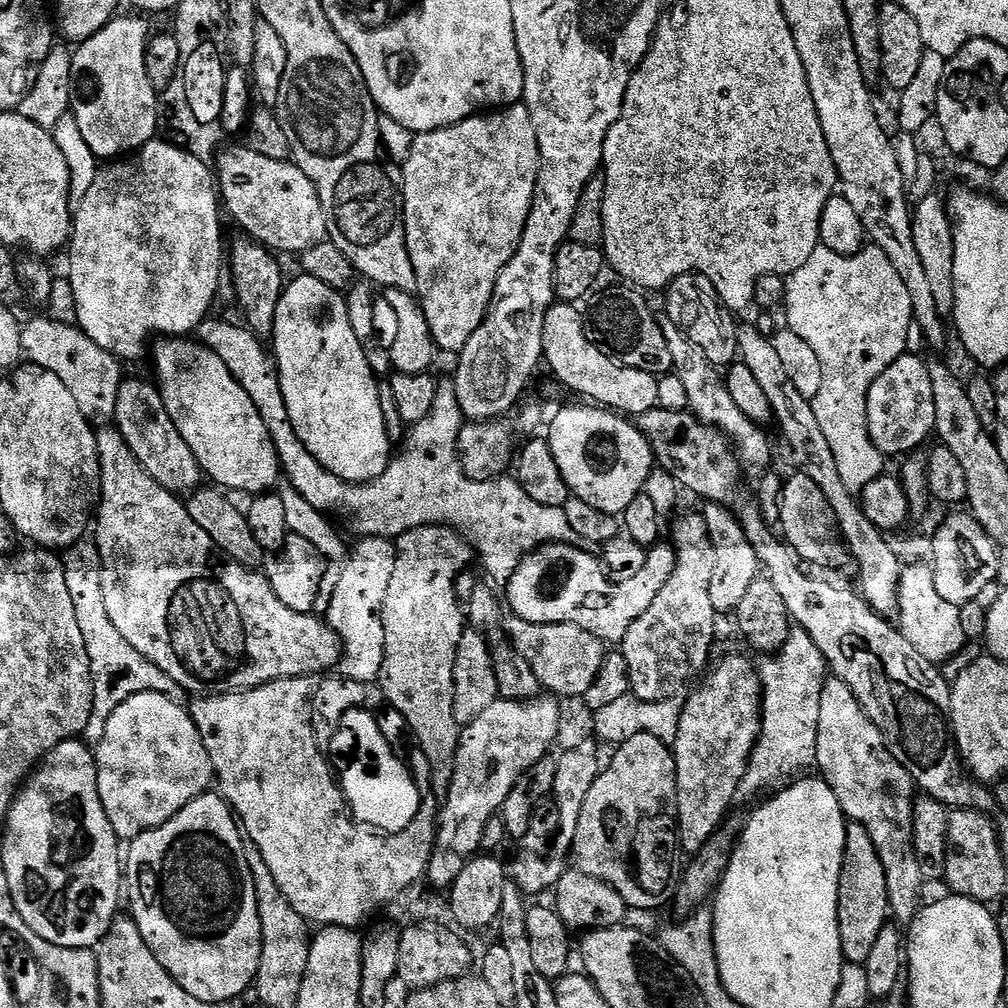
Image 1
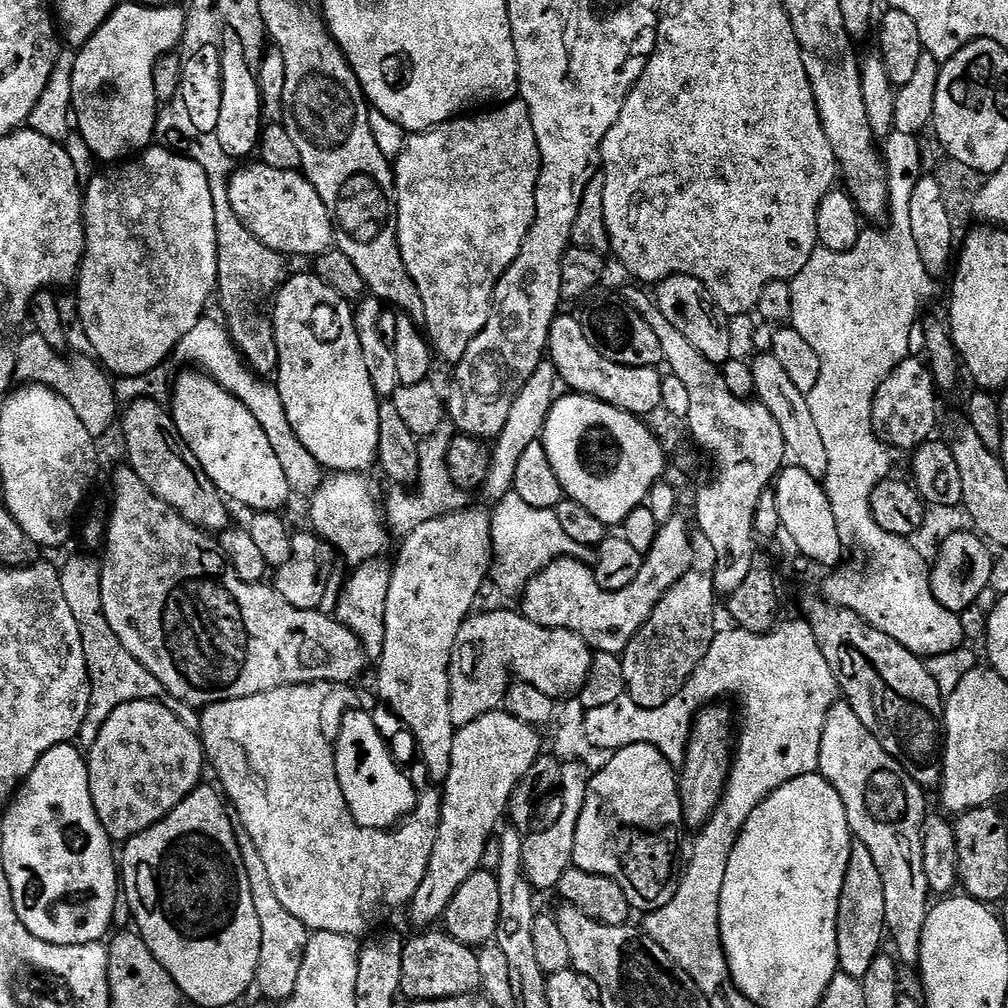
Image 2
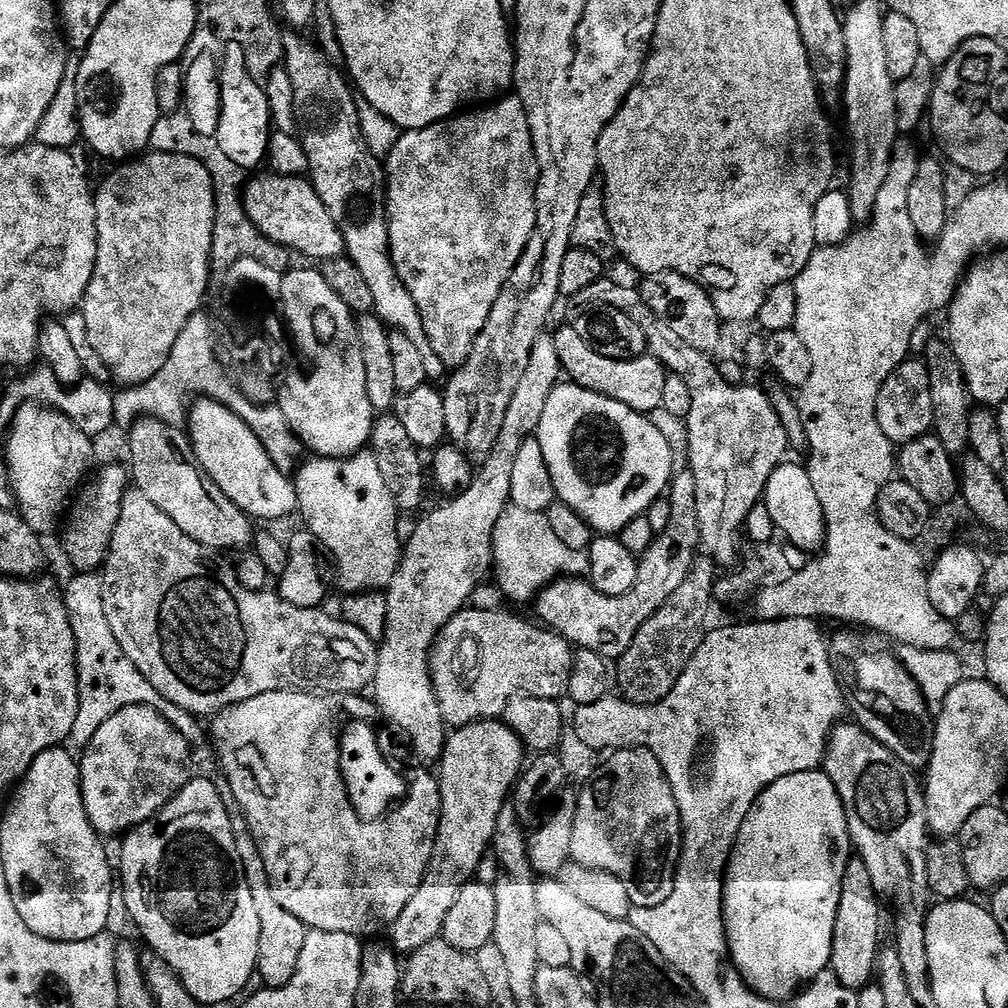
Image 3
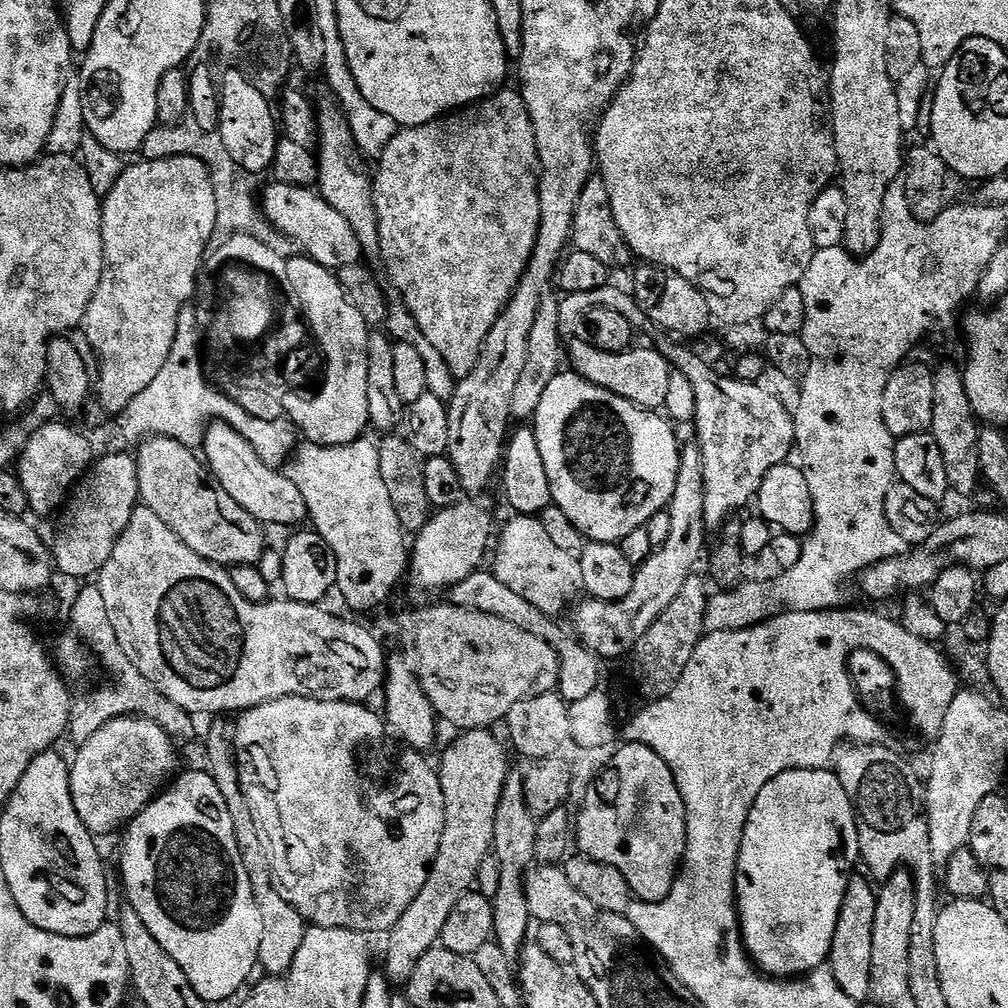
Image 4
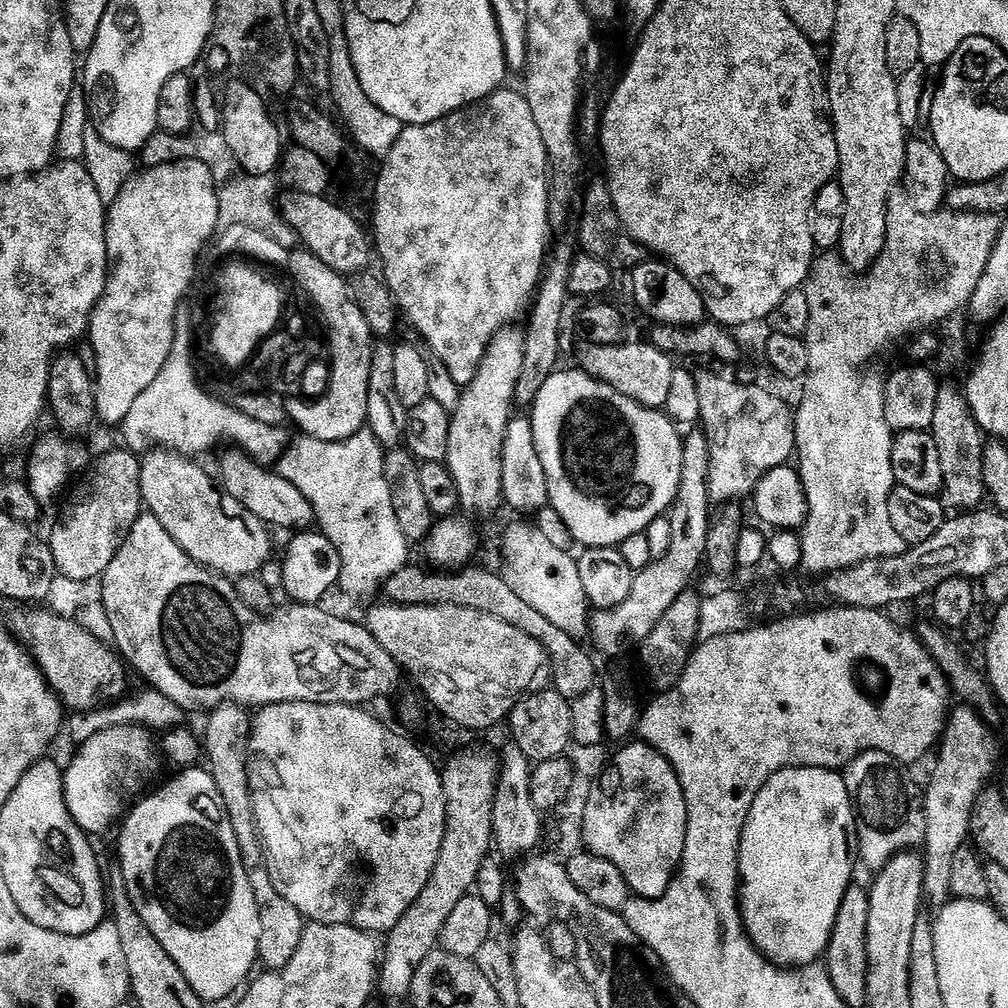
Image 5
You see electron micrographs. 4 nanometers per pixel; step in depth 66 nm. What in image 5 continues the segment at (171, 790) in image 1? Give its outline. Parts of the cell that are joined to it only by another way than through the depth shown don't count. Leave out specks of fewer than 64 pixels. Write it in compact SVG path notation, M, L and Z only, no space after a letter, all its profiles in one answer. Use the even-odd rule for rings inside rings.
M127 724L111 728L106 738L87 740L75 749L72 765L64 768L64 791L67 793L64 801L84 833L106 831L116 819L117 823L125 815L124 792L143 793L149 787L156 760L148 749L148 736L145 729ZM75 788L76 792L72 792Z

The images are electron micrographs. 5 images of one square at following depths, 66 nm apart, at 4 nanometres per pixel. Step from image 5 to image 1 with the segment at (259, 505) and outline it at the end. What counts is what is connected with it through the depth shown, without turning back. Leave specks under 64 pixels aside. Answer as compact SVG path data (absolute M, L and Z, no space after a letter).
M162 338L150 350L150 360L156 367L155 383L160 390L160 397L174 422L178 434L190 446L194 458L200 463L200 471L208 476L213 485L232 492L252 492L263 494L275 489L276 478L281 474L280 459L274 450L274 442L254 406L250 394L226 370L226 362L218 358L211 350L192 338Z

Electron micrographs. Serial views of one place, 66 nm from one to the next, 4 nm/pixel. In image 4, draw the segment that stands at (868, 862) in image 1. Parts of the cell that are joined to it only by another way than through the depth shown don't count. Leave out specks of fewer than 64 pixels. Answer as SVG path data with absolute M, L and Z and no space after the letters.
M851 877L843 896L843 908L839 911L838 924L831 940L831 954L828 967L834 974L838 986L842 987L857 1004L862 1004L871 997L870 963L873 950L874 917L877 909L877 893L873 885L865 878Z

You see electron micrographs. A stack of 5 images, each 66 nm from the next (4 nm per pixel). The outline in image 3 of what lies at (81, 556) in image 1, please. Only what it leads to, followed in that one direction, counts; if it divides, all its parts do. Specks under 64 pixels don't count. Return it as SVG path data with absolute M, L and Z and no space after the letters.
M81 571L73 575L68 588L63 589L66 610L70 614L70 626L74 630L74 642L76 643L76 669L78 670L78 690L80 691L80 705L78 706L78 719L74 722L74 730L70 737L71 743L76 743L80 750L88 747L90 738L98 734L98 726L106 722L118 710L126 706L150 706L174 726L186 738L189 748L199 750L203 744L207 745L210 740L209 733L202 725L201 717L196 716L190 710L182 710L170 698L158 694L154 686L130 662L126 650L114 638L114 630L110 630L110 621L106 618L106 606L104 605L104 578L95 571Z

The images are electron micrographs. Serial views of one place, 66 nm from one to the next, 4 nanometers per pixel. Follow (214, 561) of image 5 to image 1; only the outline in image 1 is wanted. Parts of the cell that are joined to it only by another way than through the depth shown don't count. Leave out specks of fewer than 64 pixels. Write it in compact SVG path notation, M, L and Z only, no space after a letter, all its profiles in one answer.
M121 379L116 402L114 427L122 434L126 446L130 446L130 454L146 472L167 492L191 494L201 487L202 473L200 463L194 458L190 446L178 434L178 426L170 418L166 406L160 397L159 387L155 383L146 384L142 380Z

